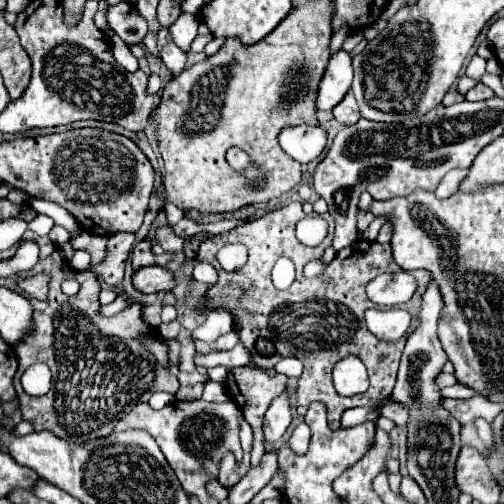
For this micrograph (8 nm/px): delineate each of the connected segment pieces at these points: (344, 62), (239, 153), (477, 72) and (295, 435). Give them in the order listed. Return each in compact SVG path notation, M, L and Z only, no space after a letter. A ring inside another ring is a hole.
M339 49L337 53L331 55L323 79L319 83L317 109L333 109L351 89L351 79L353 79L351 55L345 49Z
M231 147L227 151L226 159L235 171L245 171L245 167L249 167L249 155L239 147Z
M473 55L473 59L469 61L469 65L465 69L465 75L479 81L483 77L483 73L485 73L485 59L479 55Z
M299 423L299 425L293 429L291 437L289 437L289 447L291 447L297 455L303 455L303 453L307 451L307 447L309 447L309 437L311 437L309 427L307 427L305 423Z

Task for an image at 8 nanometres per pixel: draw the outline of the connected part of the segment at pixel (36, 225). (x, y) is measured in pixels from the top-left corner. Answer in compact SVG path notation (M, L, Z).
M37 215L37 217L29 223L29 229L31 229L33 233L37 233L37 235L47 235L53 225L55 225L55 223L53 223L51 217L47 217L47 215Z

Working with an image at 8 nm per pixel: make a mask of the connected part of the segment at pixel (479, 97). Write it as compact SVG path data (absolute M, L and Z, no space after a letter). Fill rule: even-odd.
M477 83L473 89L469 89L467 91L467 95L465 95L465 99L467 101L485 101L485 99L489 99L489 97L493 97L495 93L485 85L485 83Z

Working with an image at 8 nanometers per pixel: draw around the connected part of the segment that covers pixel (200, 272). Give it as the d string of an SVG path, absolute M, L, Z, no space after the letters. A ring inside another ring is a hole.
M197 261L197 263L195 263L195 269L193 269L193 279L199 281L199 283L213 285L213 283L217 281L217 271L215 271L209 263Z

